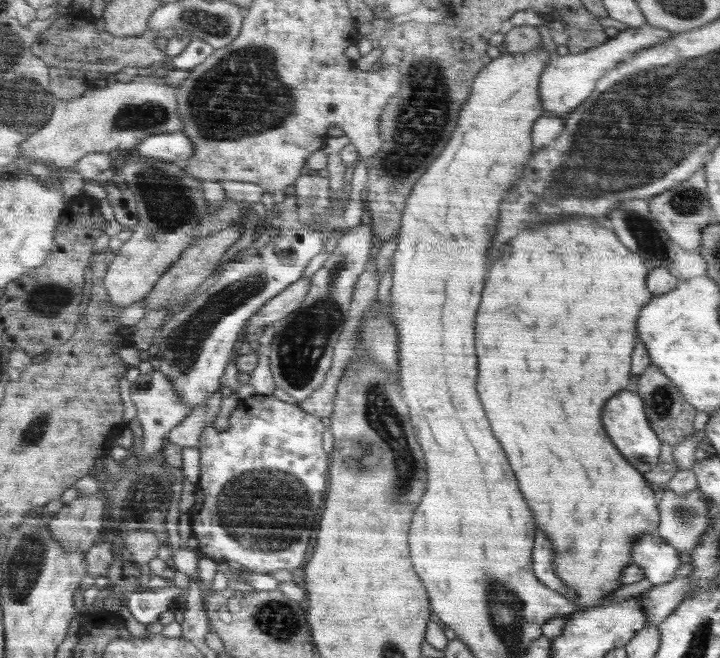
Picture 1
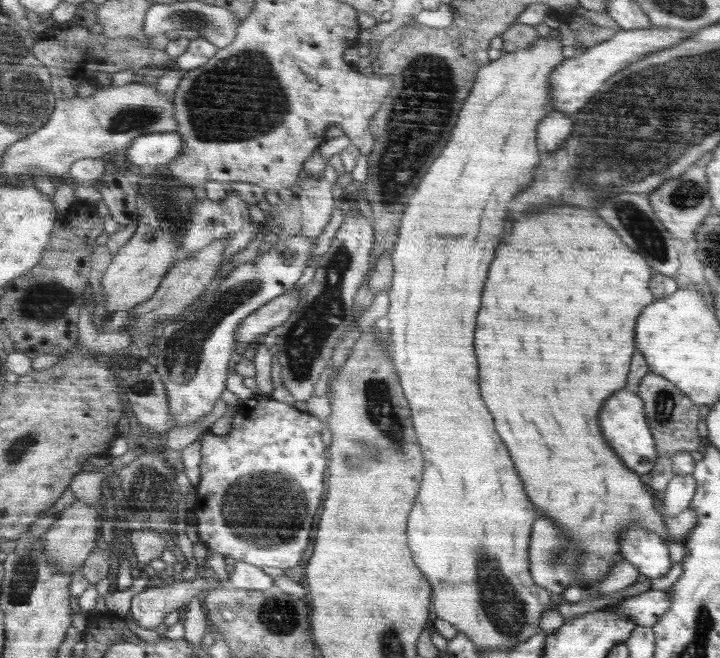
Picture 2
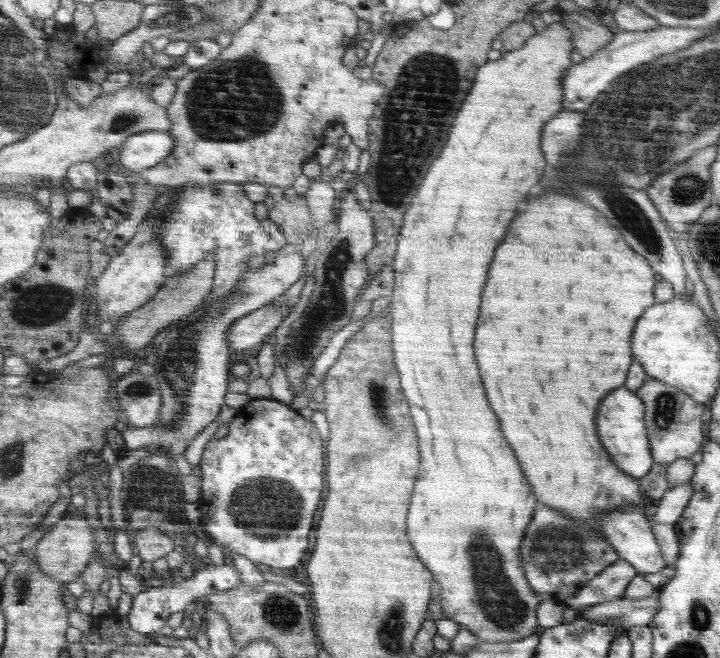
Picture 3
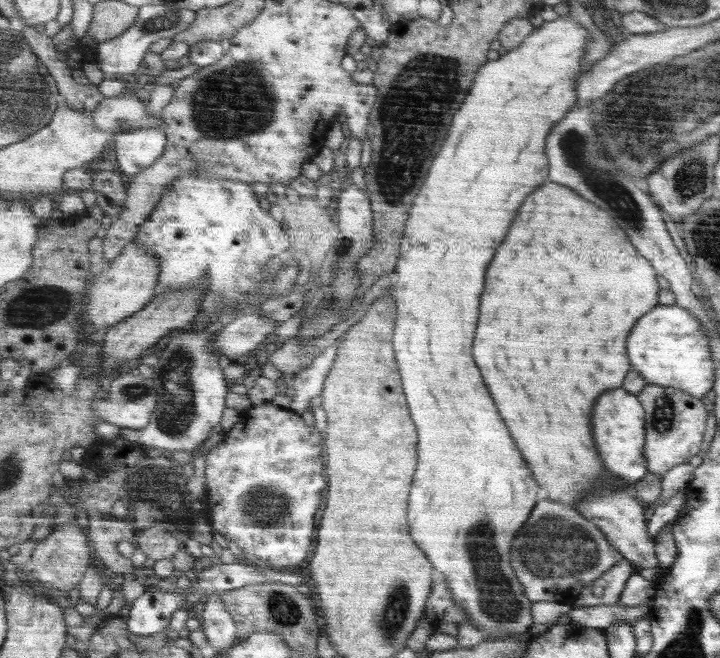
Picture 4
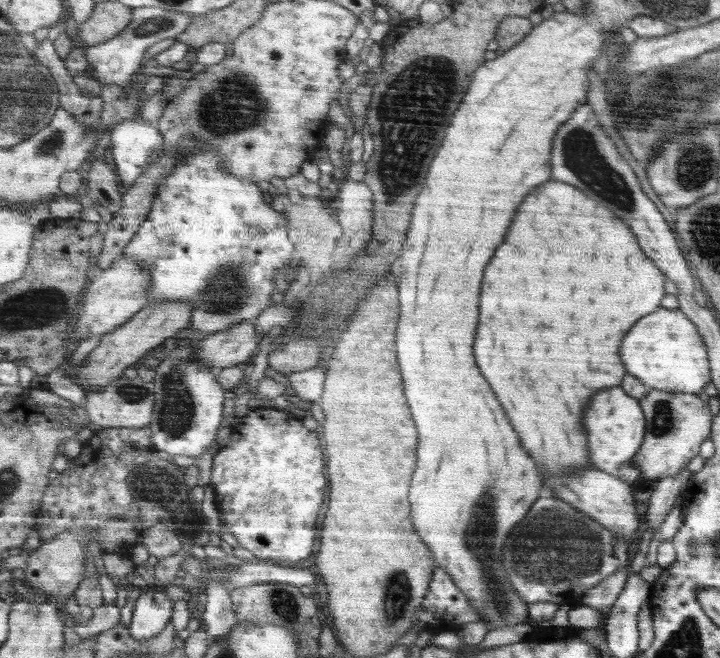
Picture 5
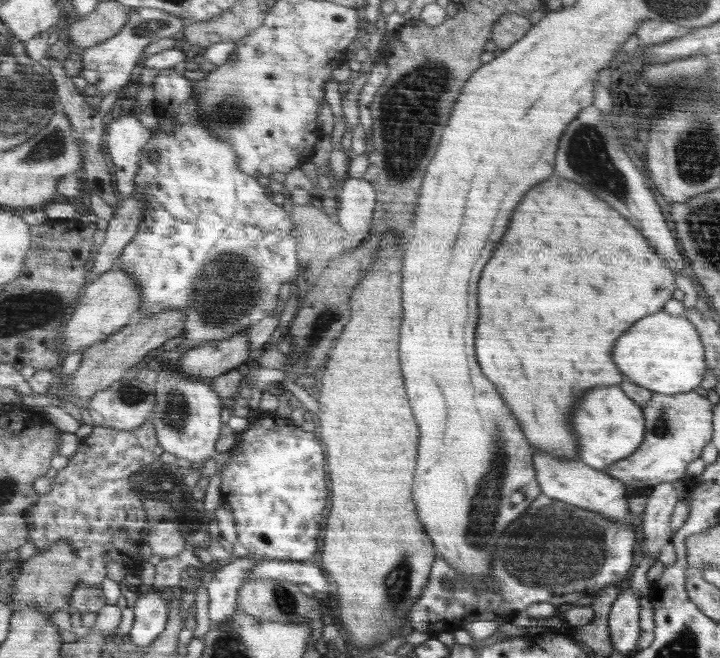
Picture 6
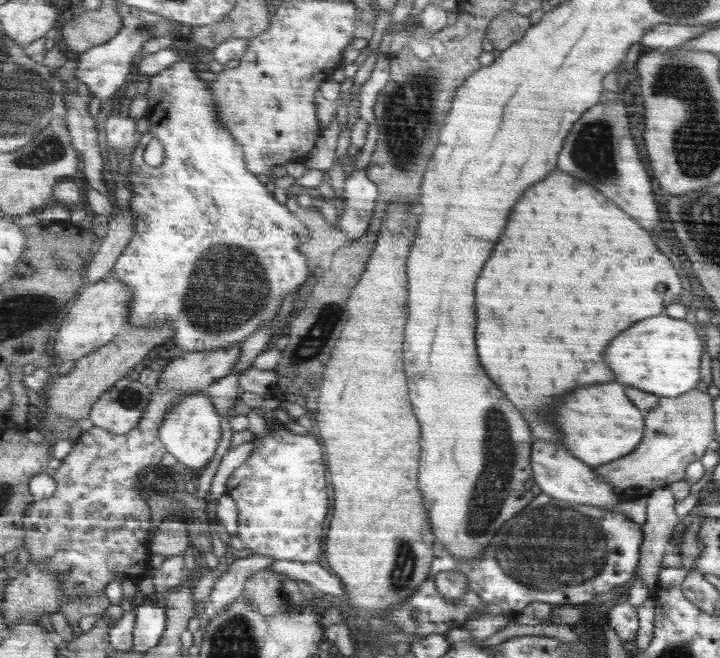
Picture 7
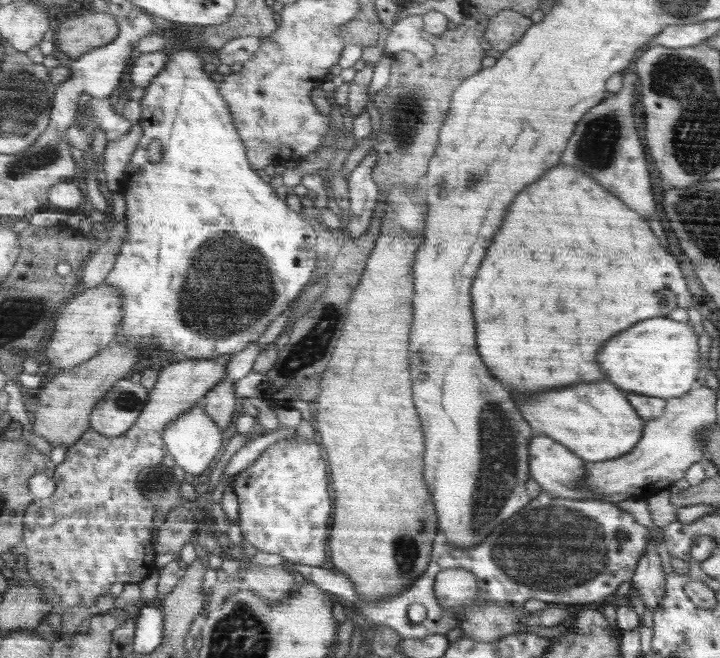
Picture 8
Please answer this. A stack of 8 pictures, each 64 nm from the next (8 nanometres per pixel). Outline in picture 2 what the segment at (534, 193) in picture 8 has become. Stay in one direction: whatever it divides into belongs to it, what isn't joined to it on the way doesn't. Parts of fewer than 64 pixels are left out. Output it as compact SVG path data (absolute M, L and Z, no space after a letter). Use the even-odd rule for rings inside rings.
M574 206L542 208L532 214L526 214L526 218L522 216L522 220L516 220L512 224L512 232L502 242L502 248L498 248L498 260L494 260L494 268L490 268L490 284L486 284L486 296L482 296L482 316L478 316L478 364L482 364L482 396L486 396L486 404L490 404L490 412L494 412L494 420L498 420L498 432L502 432L502 440L510 444L510 452L514 452L514 460L518 460L518 472L522 472L522 480L526 480L526 488L530 488L530 496L534 496L534 504L538 504L544 514L554 518L556 524L562 524L562 528L566 528L566 532L570 532L570 536L578 540L578 548L580 546L586 548L581 550L583 556L579 558L579 566L573 570L579 580L578 586L586 593L592 592L597 581L604 578L610 568L622 560L619 534L628 525L640 525L642 528L650 529L652 533L657 533L669 548L669 557L673 564L678 564L686 556L683 545L668 536L663 516L660 516L660 511L656 512L654 508L654 496L648 492L648 486L640 482L640 474L625 467L608 441L604 442L598 426L598 412L604 400L612 396L616 390L626 386L630 360L634 350L637 349L634 348L636 318L641 316L640 312L656 299L650 289L653 278L646 261L645 257L632 252L620 240L620 236L598 218L594 210L582 210Z

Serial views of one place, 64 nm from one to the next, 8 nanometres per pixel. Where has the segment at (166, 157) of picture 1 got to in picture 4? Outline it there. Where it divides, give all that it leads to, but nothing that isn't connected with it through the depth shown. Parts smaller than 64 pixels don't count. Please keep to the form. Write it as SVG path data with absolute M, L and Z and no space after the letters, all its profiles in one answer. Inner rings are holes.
M142 128L121 133L113 146L117 150L117 161L130 183L160 160L168 150L168 134L163 129Z

